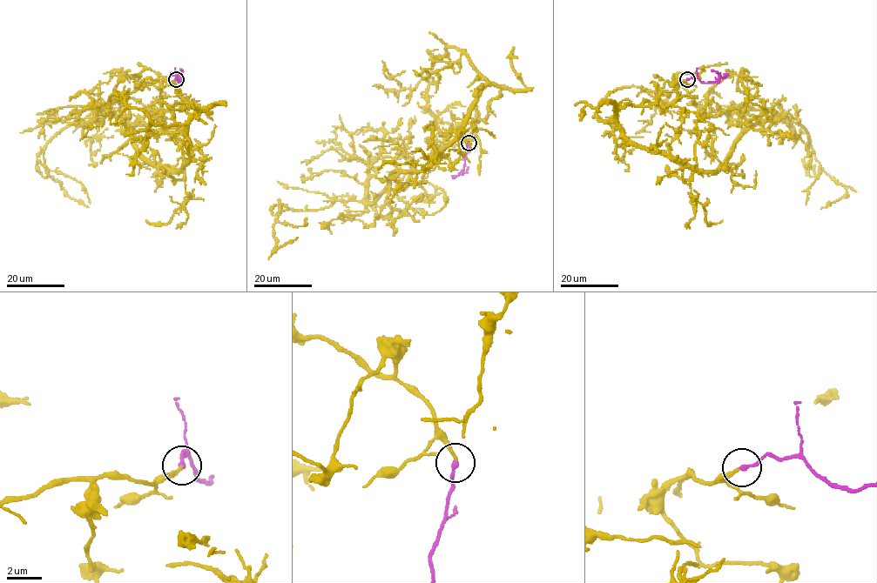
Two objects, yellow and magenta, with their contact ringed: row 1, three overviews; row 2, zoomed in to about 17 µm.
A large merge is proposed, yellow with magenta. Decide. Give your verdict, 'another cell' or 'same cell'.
same cell

